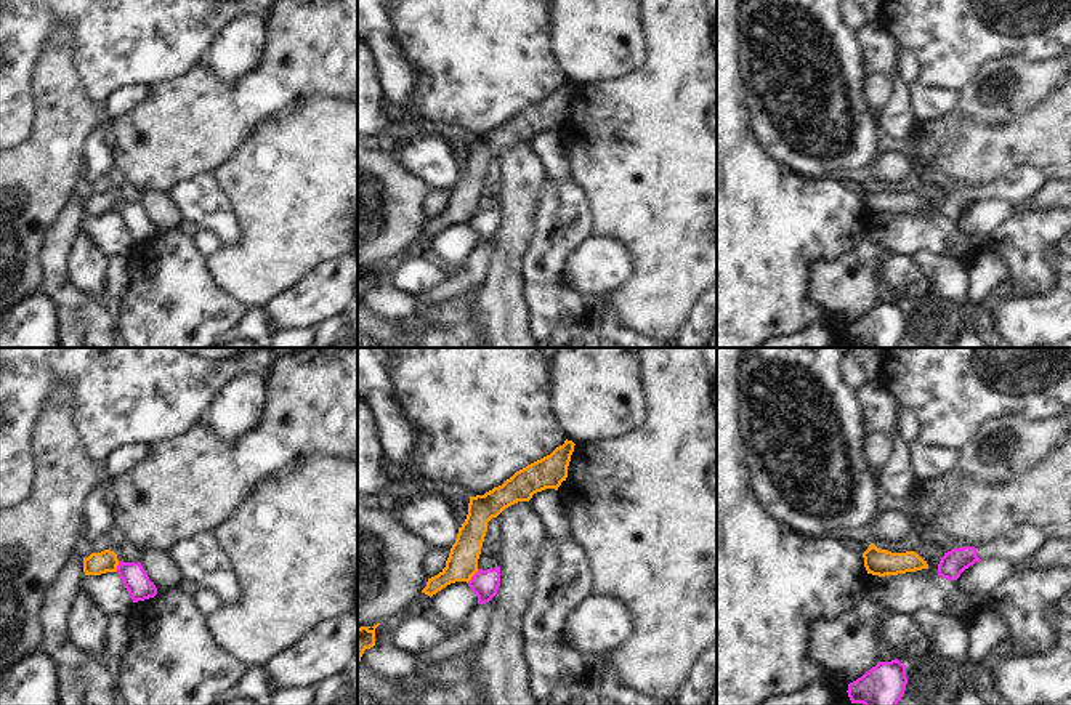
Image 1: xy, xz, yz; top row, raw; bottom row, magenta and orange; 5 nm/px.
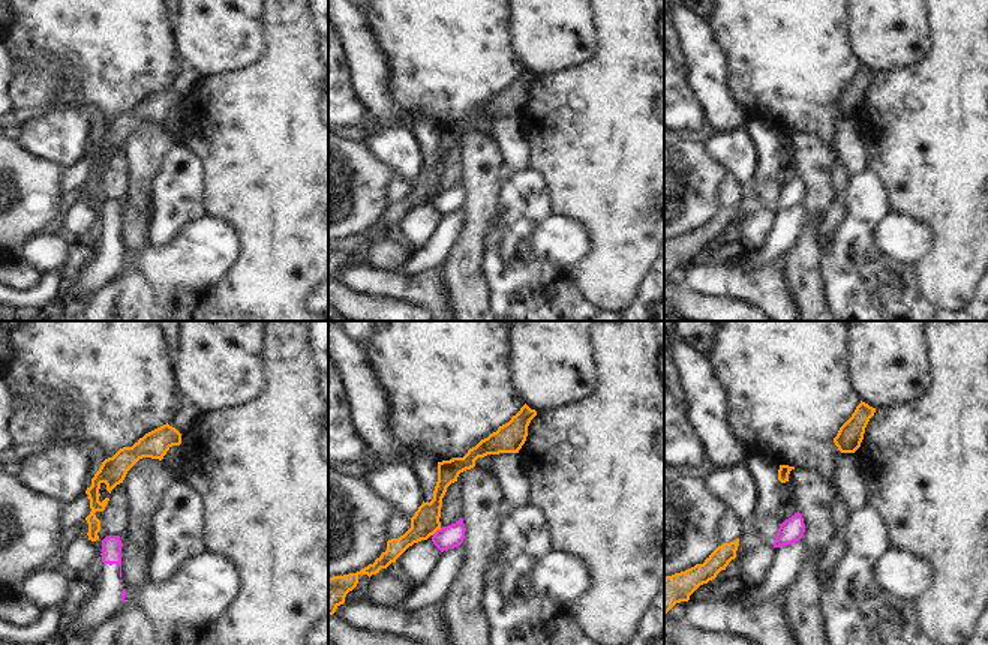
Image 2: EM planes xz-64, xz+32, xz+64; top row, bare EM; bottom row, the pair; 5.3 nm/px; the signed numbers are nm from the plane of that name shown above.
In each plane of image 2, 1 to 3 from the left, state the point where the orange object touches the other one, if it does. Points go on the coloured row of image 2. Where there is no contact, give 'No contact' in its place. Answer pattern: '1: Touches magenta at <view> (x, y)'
1: No contact
2: Touches magenta at xz+32 (438, 530)
3: No contact.

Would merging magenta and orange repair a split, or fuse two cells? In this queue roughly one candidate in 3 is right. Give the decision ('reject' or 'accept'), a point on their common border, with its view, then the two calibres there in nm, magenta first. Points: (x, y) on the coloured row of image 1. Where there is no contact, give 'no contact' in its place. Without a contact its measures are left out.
reject | xz (473, 576) | 140/160 nm

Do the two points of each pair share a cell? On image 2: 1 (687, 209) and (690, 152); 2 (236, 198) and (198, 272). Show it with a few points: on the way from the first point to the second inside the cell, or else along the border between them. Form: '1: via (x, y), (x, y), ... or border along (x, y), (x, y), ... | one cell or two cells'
1: via (687, 195), (690, 165) | one cell
2: border along (206, 215), (233, 230), (237, 255) | two cells

